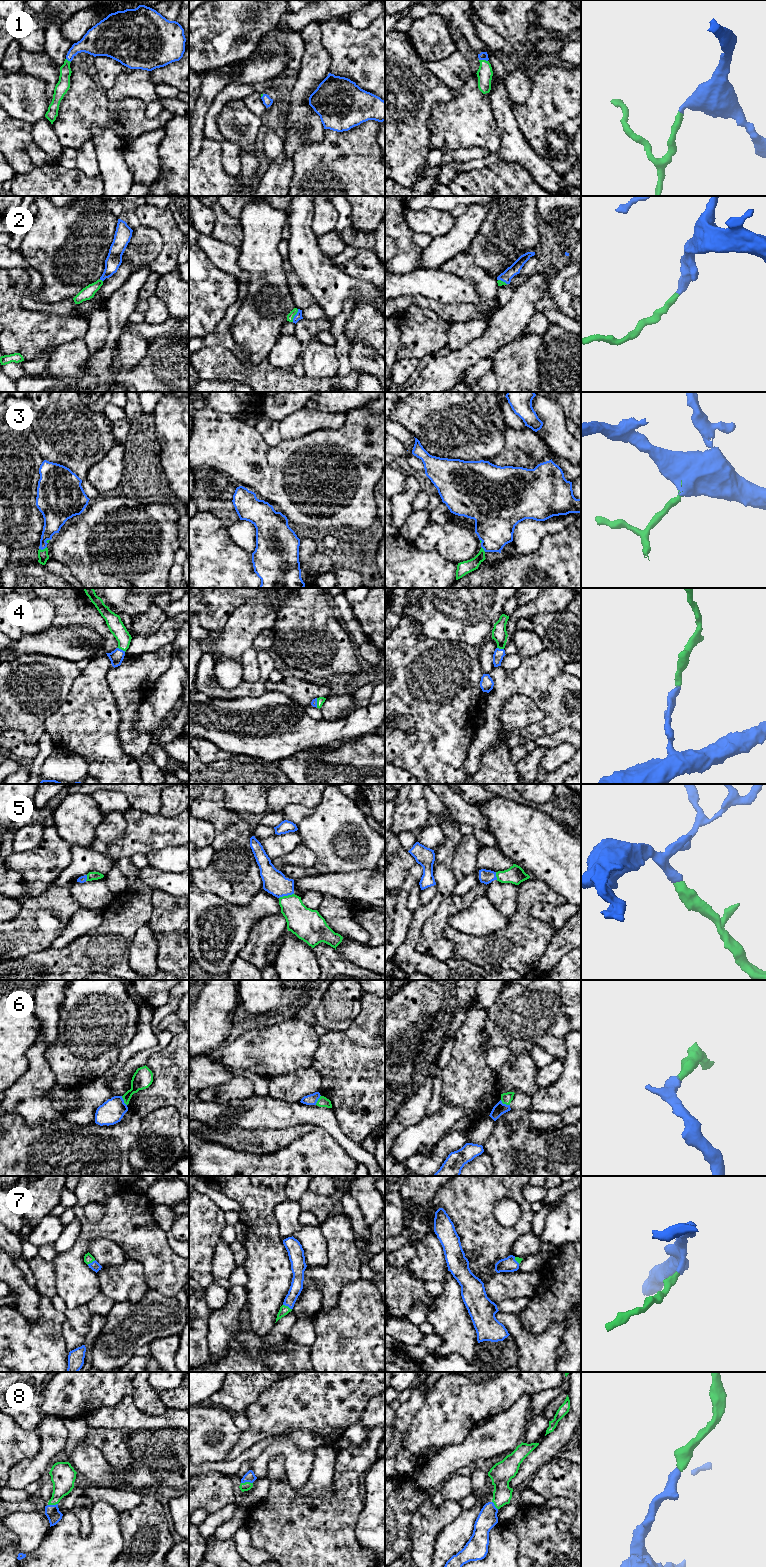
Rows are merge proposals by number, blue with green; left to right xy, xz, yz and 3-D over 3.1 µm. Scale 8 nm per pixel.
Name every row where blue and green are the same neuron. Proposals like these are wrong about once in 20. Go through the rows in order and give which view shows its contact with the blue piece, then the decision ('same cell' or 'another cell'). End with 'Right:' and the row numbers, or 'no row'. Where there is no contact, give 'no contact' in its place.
1: meets blue in yz; same cell
2: meets blue in xz; same cell
3: meets blue in xy; same cell
4: meets blue in xy; same cell
5: meets blue in xz; same cell
6: meets blue in yz; same cell
7: meets blue in xz; same cell
8: meets blue in xz; same cell
Right: 1, 2, 3, 4, 5, 6, 7, 8

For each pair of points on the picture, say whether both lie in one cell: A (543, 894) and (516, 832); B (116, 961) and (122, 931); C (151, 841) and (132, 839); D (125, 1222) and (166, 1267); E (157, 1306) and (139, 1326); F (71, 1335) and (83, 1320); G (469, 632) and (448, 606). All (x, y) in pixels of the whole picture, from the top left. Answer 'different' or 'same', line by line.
A: different
B: same
C: same
D: same
E: same
F: same
G: same

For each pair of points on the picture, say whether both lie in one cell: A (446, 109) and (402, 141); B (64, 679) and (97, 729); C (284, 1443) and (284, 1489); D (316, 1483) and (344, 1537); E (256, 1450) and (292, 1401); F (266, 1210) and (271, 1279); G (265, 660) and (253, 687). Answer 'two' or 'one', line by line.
A: two
B: two
C: two
D: two
E: two
F: one
G: one

